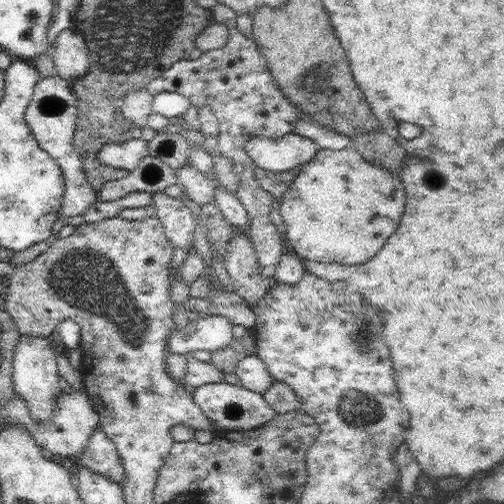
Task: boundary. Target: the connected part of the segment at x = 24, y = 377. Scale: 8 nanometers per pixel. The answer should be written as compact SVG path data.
M22 335L16 343L12 357L12 380L14 390L18 395L24 397L32 419L36 421L48 421L54 415L56 399L62 393L58 380L57 354L54 350L54 343L50 343L48 337Z

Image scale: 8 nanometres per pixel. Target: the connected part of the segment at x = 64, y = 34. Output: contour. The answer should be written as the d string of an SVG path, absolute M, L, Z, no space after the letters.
M74 28L63 30L56 37L51 55L63 81L78 81L90 68L86 39Z

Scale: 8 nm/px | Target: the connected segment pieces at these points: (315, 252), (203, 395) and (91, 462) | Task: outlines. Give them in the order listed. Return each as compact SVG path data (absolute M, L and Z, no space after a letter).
M351 145L343 150L320 149L316 156L300 168L300 172L296 174L293 182L288 189L283 193L281 199L280 213L284 224L286 226L286 237L290 246L294 248L295 253L303 259L310 259L310 261L322 261L324 263L338 263L342 265L354 266L368 262L380 249L392 233L398 228L402 215L406 207L406 191L402 184L401 176L394 175L392 171L388 171L382 164L372 163L362 157L354 146Z
M222 379L203 384L191 391L196 404L216 423L216 428L221 428L221 432L258 428L278 415L276 410L268 406L263 394L243 385L232 385Z
M100 427L92 431L81 459L83 466L94 470L94 472L100 472L110 480L122 484L122 479L126 475L122 460L118 456L116 445Z

